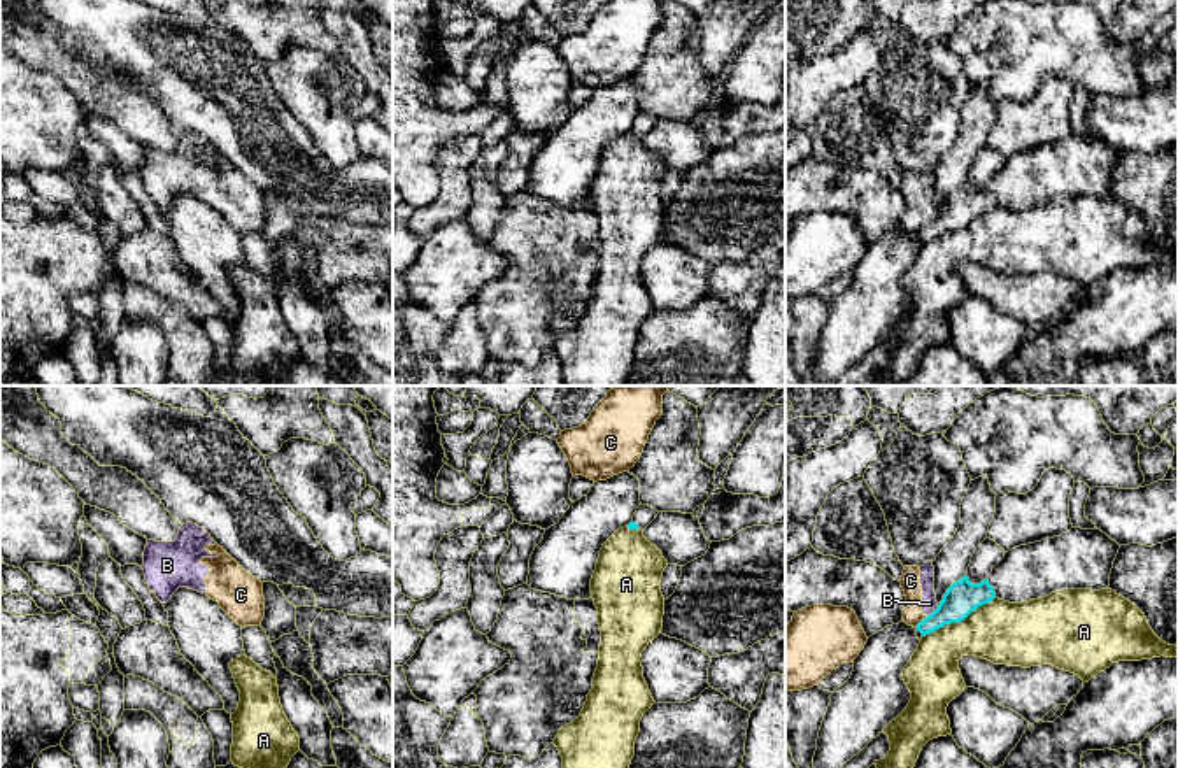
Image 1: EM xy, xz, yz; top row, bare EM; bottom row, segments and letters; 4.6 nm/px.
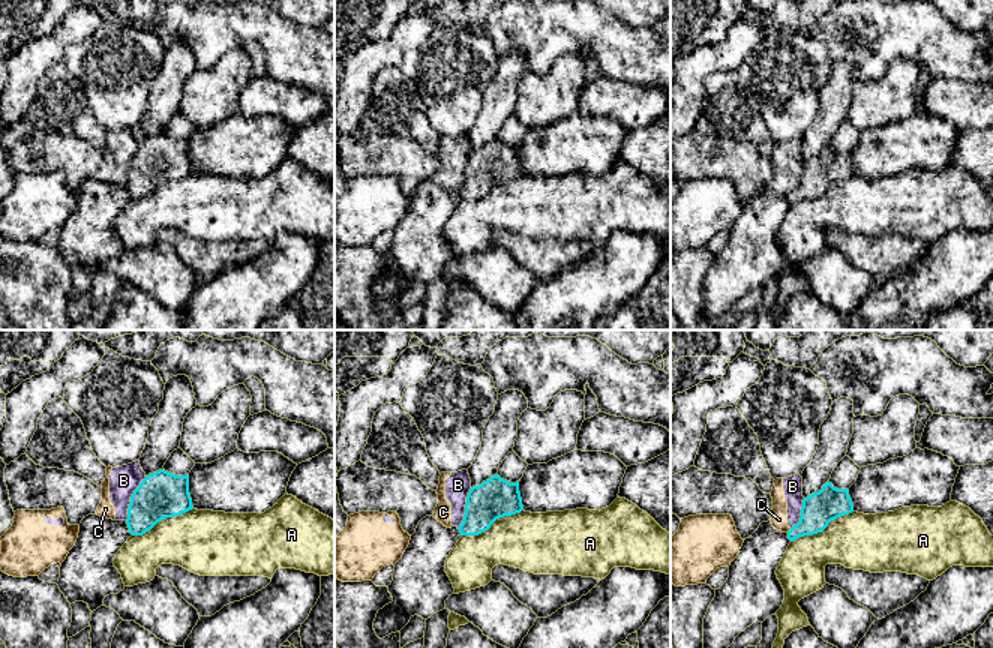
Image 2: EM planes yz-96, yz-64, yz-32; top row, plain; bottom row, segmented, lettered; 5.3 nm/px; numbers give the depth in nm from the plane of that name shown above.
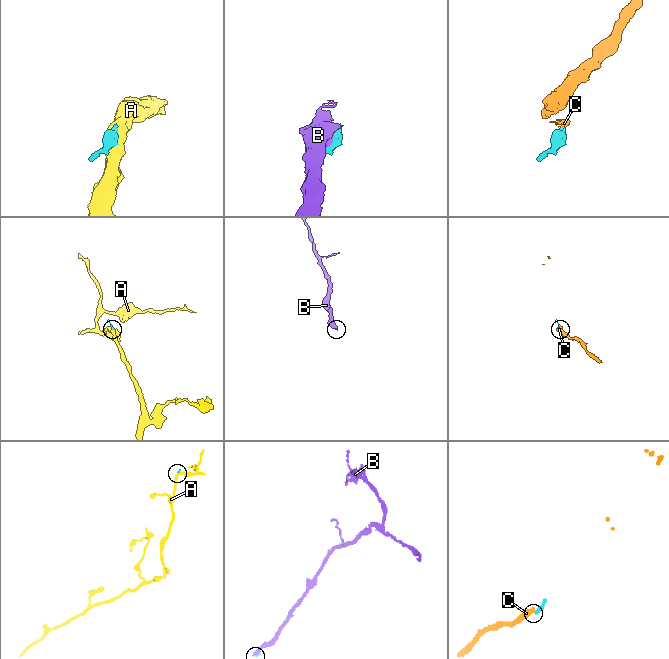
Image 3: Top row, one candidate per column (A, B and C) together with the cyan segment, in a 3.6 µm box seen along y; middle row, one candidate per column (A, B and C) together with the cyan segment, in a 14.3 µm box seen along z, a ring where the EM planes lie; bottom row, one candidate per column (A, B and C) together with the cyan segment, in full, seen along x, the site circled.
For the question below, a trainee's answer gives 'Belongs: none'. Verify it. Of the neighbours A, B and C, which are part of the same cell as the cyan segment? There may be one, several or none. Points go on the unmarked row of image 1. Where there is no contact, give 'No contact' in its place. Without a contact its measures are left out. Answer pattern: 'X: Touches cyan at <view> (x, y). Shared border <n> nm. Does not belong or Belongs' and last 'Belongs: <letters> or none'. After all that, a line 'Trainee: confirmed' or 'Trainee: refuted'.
A: Touches cyan at yz (958, 228). Shared border 380 nm. Does not belong
B: Touches cyan at yz (935, 218). Shared border 80 nm. Does not belong
C: Touches cyan at yz (921, 228). Shared border 80 nm. Does not belong
Belongs: none
Trainee: confirmed

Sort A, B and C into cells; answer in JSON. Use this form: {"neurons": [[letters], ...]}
{"neurons": [["A"], ["B", "C"]]}

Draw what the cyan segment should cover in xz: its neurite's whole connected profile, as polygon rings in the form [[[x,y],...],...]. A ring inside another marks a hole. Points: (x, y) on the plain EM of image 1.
[[[664,0],[663,21],[640,67],[629,75],[640,88],[640,114],[629,137],[643,139],[659,119],[692,121],[710,105],[715,98],[715,77],[699,68],[699,44],[698,16]]]

